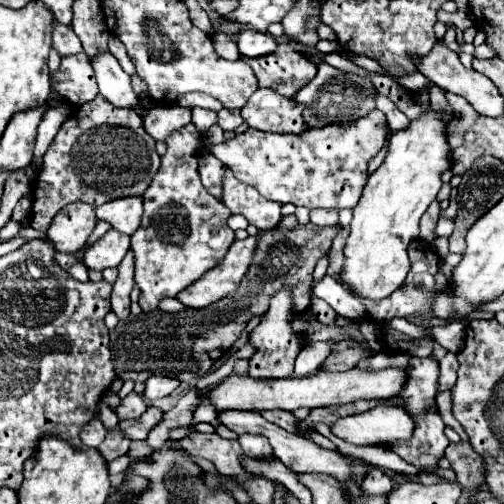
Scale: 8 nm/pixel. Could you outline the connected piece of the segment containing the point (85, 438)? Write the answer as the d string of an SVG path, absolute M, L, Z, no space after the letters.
M98 419L90 421L90 423L84 425L82 431L80 431L82 443L84 443L84 445L90 445L90 447L98 447L98 445L104 441L104 435L106 435L106 429L104 429L104 425L102 425Z

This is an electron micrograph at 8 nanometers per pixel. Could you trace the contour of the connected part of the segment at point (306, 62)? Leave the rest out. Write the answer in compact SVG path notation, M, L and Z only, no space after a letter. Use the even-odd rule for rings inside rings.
M280 43L272 53L244 61L254 69L260 87L274 89L286 99L292 99L316 75L316 65L290 43Z

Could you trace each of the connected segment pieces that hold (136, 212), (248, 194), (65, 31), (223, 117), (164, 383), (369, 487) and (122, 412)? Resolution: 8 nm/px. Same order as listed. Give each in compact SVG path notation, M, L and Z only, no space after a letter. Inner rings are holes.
M122 197L94 209L100 221L110 223L116 231L132 235L142 219L142 197Z
M226 171L224 175L220 201L230 209L230 213L246 217L248 223L260 231L272 229L280 221L282 205L264 199L260 193L256 193L256 189L234 179L232 171Z
M58 21L52 23L52 45L60 55L74 55L82 51L78 35L72 31L70 25L62 25Z
M220 109L218 111L218 125L224 129L224 131L234 131L238 125L242 125L244 119L240 115L238 109Z
M152 377L146 381L144 399L150 403L150 401L156 401L160 397L168 397L178 385L180 385L180 381L176 381L172 377Z
M372 469L372 473L364 479L362 487L364 487L364 491L368 495L384 495L384 493L388 493L392 489L392 481L388 479L384 469L380 469L380 471Z
M136 391L128 393L124 399L122 399L122 405L118 407L116 415L120 419L136 419L140 417L142 413L146 411L146 401L142 399L142 395L138 395Z

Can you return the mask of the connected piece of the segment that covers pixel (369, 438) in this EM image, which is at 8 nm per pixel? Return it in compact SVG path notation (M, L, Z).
M378 405L370 411L340 417L330 425L330 431L352 445L392 445L400 439L410 439L414 433L414 417L404 407Z

